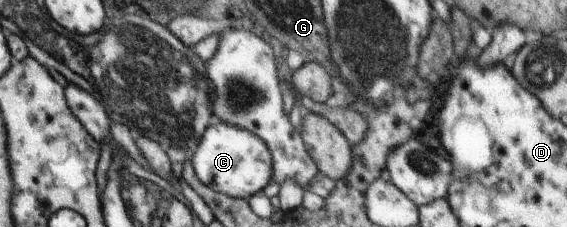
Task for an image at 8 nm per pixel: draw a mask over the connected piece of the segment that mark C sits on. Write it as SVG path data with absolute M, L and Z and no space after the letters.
M231 123L207 127L190 161L202 183L234 199L248 200L273 179L273 155L268 144L254 132Z

